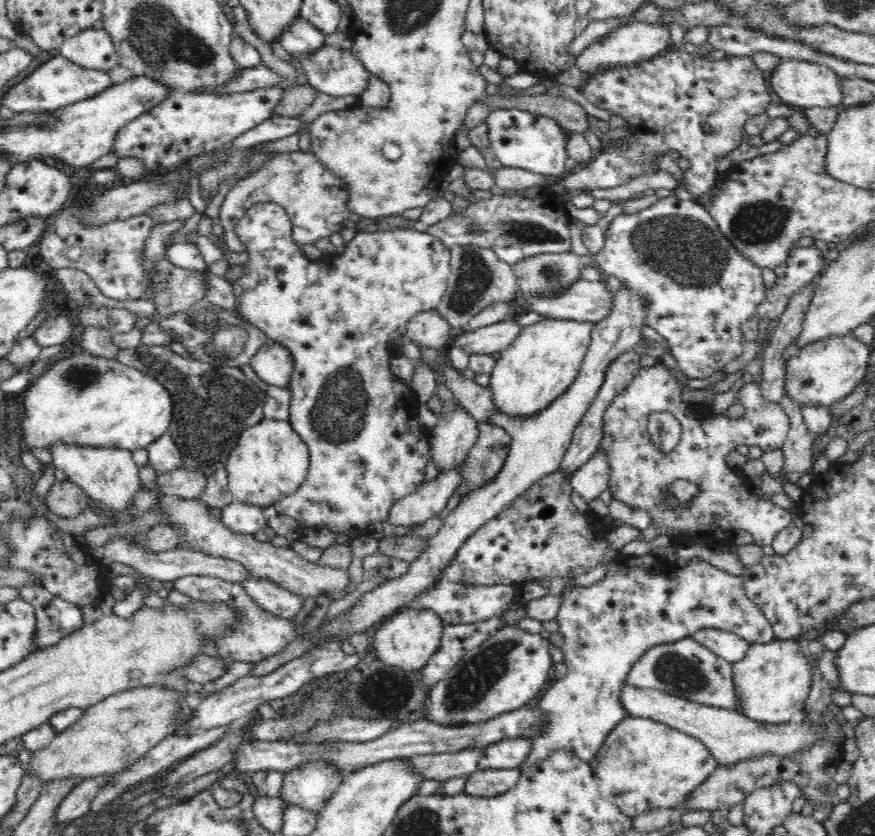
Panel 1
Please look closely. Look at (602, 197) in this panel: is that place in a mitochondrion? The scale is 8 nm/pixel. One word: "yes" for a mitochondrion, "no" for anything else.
no

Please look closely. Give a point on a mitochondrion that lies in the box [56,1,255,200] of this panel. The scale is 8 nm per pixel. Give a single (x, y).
(164, 41)

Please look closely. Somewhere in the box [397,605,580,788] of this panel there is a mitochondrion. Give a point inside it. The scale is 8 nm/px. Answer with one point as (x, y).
(472, 681)

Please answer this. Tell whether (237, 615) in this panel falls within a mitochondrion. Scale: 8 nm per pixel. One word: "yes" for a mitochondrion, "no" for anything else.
no

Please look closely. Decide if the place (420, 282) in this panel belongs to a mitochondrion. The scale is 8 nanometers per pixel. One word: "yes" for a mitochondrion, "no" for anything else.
no

